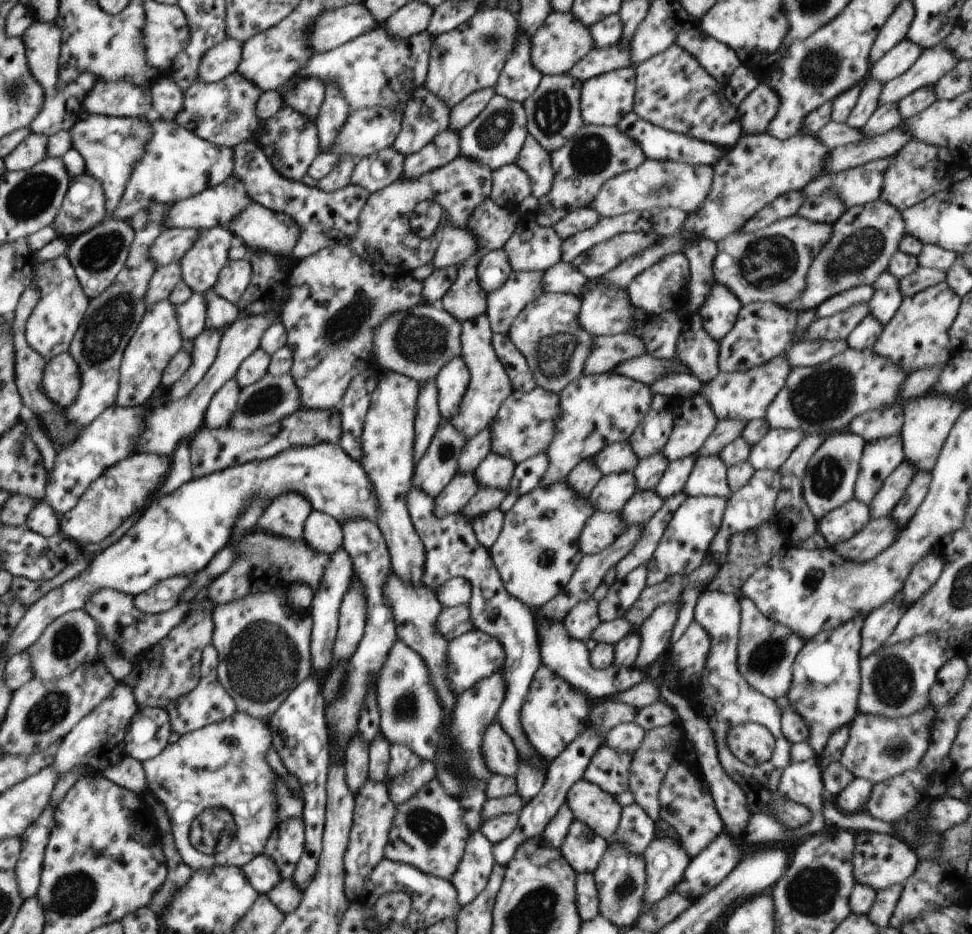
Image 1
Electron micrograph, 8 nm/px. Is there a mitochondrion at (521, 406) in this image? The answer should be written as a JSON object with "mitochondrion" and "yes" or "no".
{"mitochondrion":"no"}

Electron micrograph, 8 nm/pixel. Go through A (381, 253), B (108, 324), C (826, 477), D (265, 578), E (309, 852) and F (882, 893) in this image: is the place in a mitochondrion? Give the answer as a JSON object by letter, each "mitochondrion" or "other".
{"A":"other","B":"mitochondrion","C":"mitochondrion","D":"other","E":"other","F":"other"}

